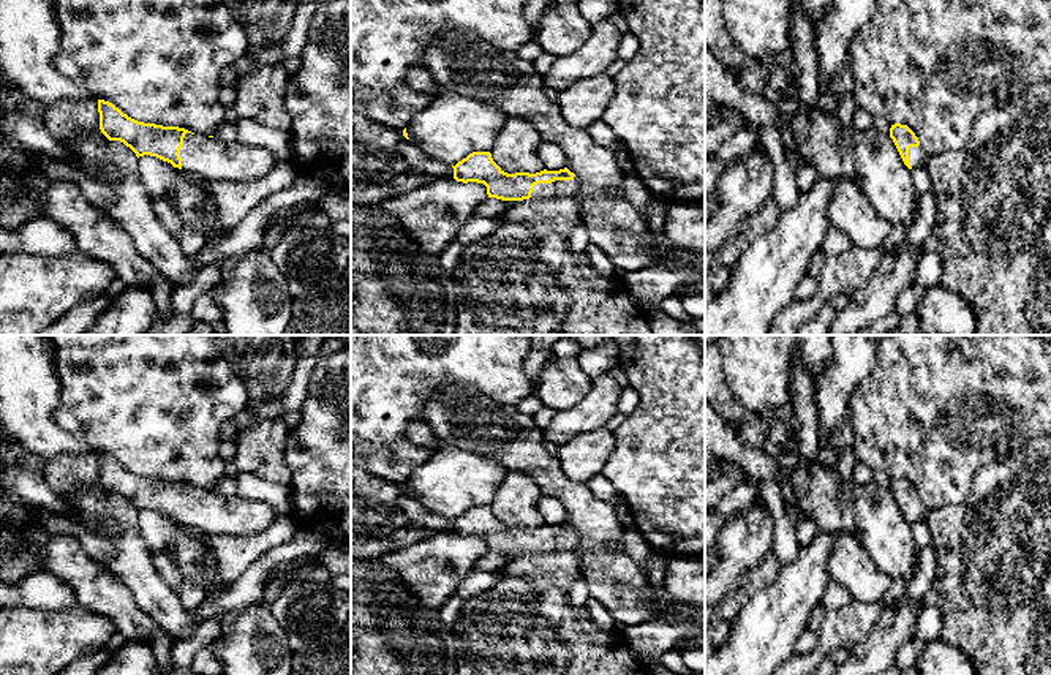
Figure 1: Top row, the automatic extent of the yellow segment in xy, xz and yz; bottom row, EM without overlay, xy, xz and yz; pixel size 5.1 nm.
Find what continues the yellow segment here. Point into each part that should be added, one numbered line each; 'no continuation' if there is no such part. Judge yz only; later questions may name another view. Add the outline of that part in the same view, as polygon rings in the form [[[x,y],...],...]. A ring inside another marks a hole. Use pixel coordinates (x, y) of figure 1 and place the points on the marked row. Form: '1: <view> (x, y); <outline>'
1: yz (917, 155); [[[920,145],[909,149],[909,158],[912,168],[925,166],[928,160],[925,150]]]

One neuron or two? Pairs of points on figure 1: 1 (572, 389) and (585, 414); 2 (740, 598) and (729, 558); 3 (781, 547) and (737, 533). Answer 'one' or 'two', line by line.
1: two
2: two
3: two

